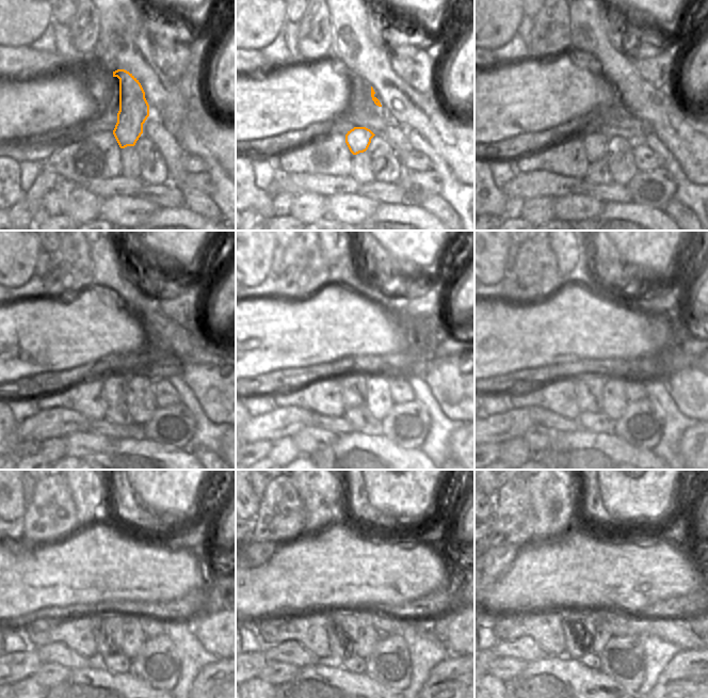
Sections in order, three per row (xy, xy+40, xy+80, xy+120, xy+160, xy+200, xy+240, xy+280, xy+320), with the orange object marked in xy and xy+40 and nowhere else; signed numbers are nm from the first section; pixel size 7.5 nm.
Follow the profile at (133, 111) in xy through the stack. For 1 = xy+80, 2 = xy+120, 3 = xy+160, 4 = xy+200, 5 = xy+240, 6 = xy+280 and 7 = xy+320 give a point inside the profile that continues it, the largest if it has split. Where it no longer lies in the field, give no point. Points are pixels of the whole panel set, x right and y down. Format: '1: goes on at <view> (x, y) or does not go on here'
1: goes on at xy+80 (595, 142)
2: goes on at xy+120 (115, 383)
3: goes on at xy+160 (354, 384)
4: goes on at xy+200 (589, 386)
5: goes on at xy+240 (108, 627)
6: goes on at xy+280 (343, 630)
7: goes on at xy+320 (578, 636)

